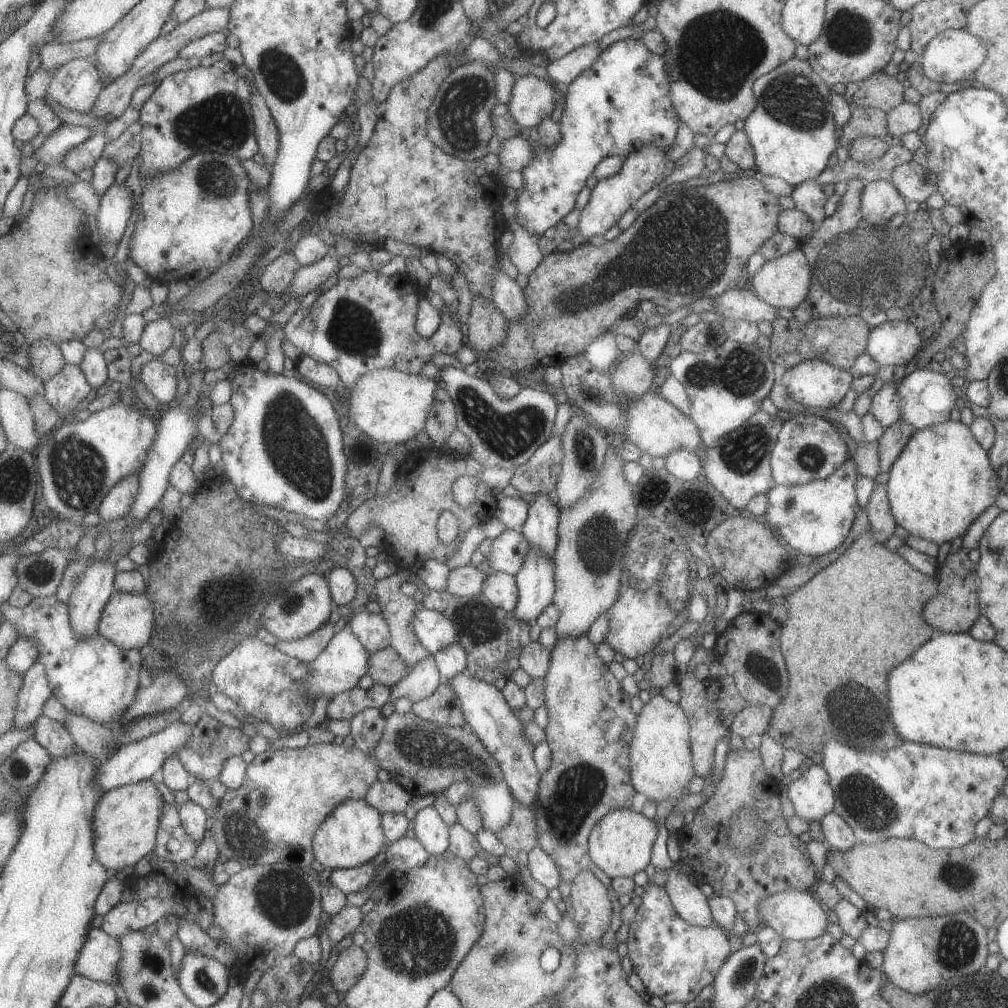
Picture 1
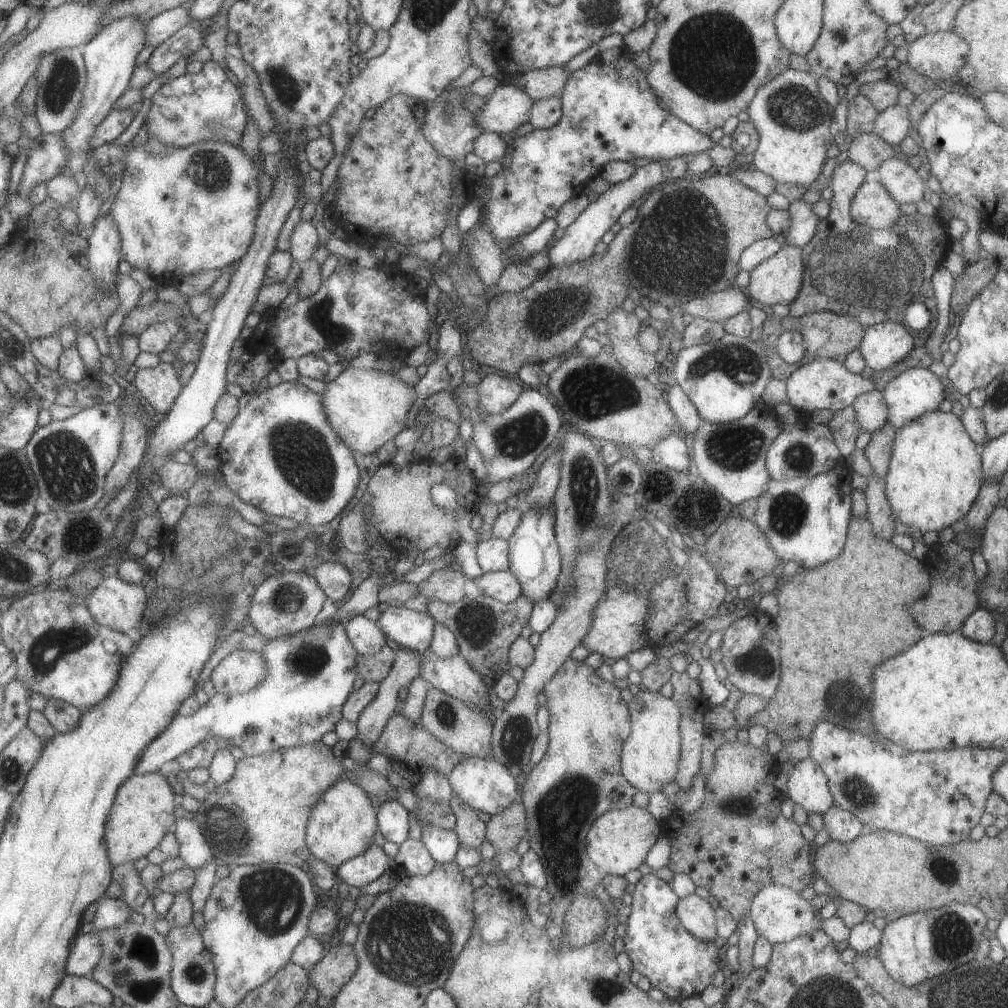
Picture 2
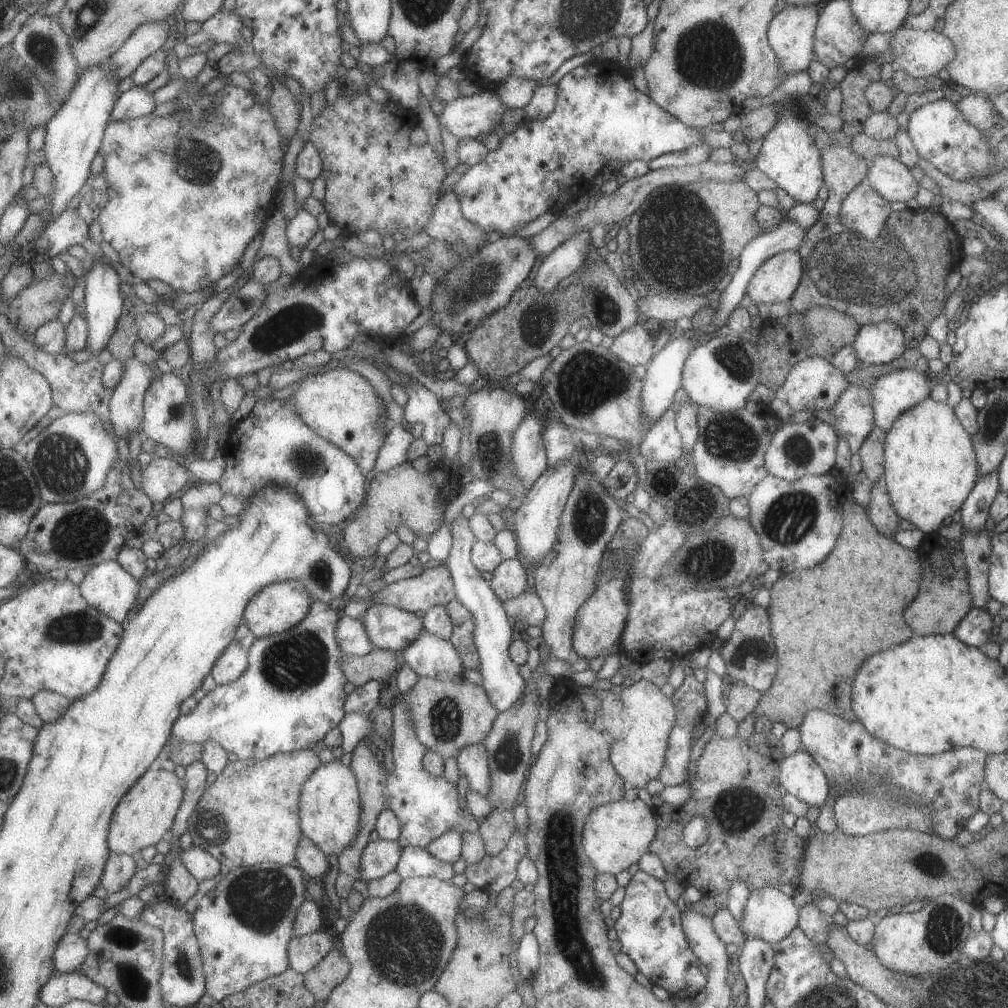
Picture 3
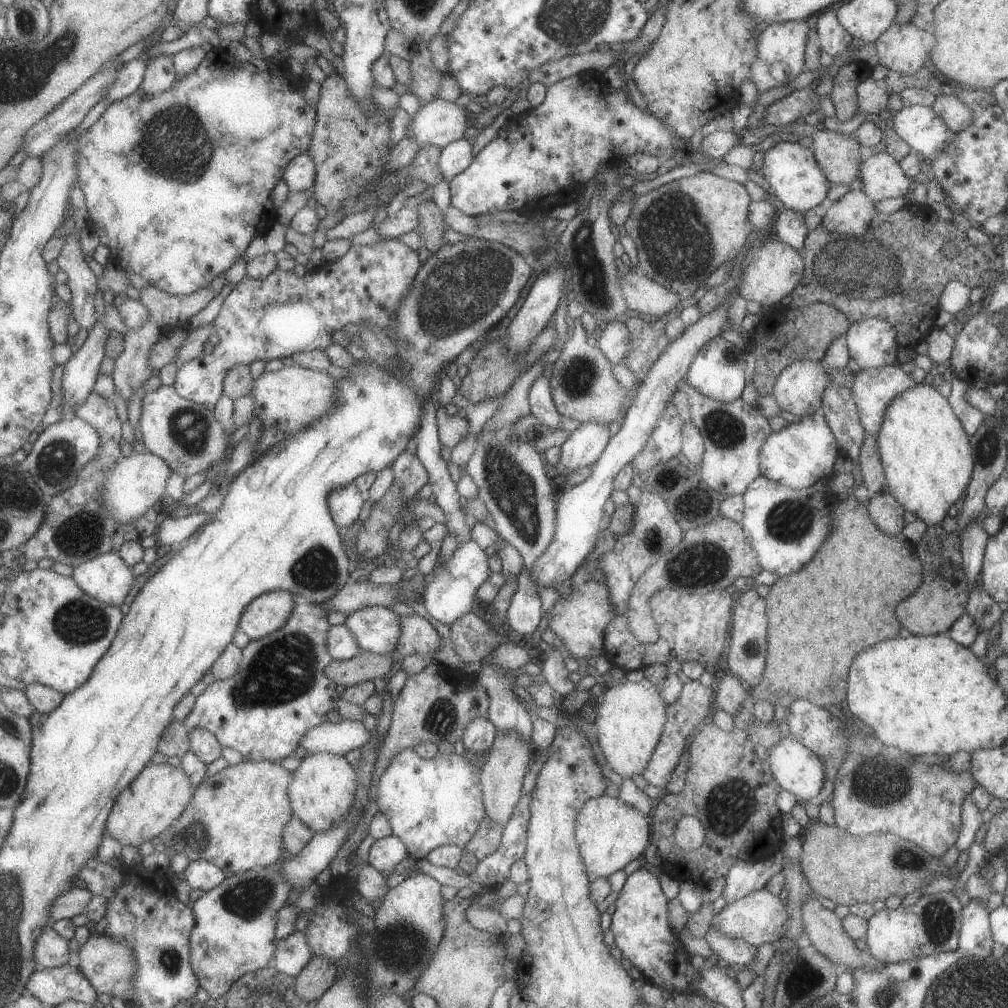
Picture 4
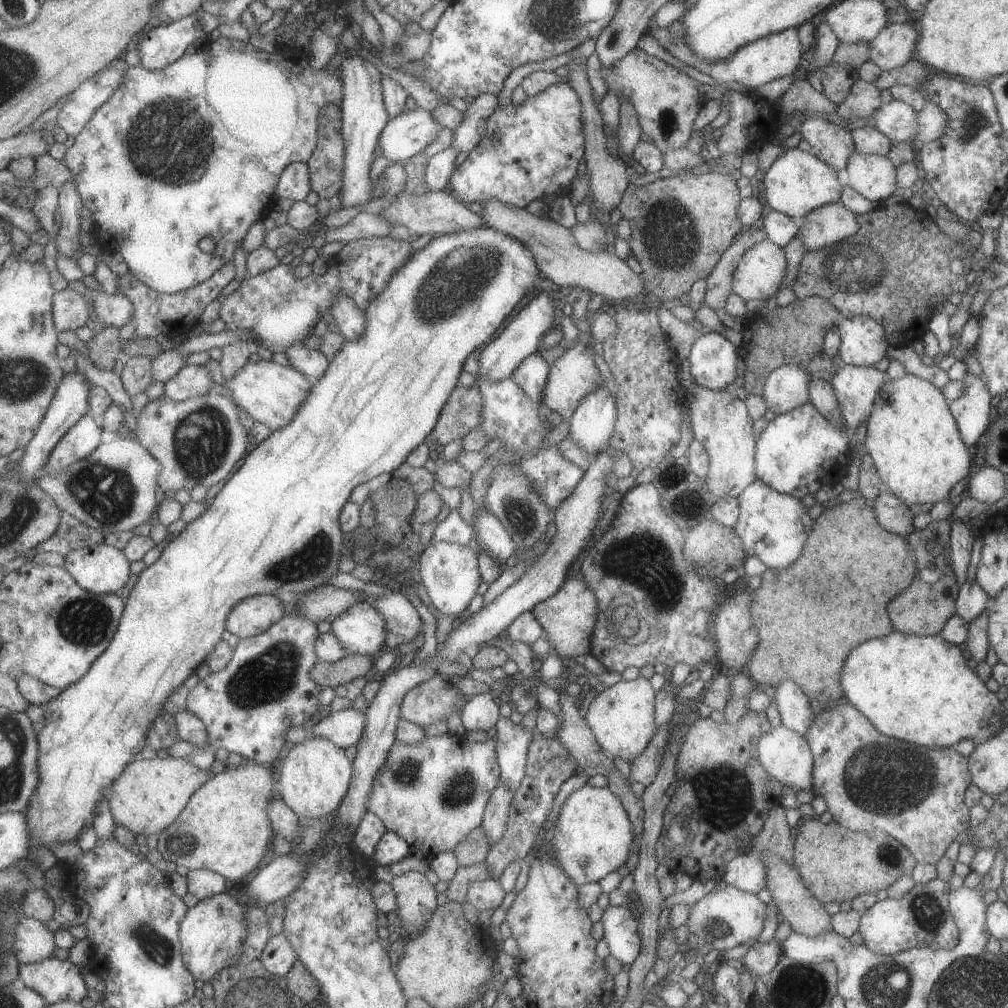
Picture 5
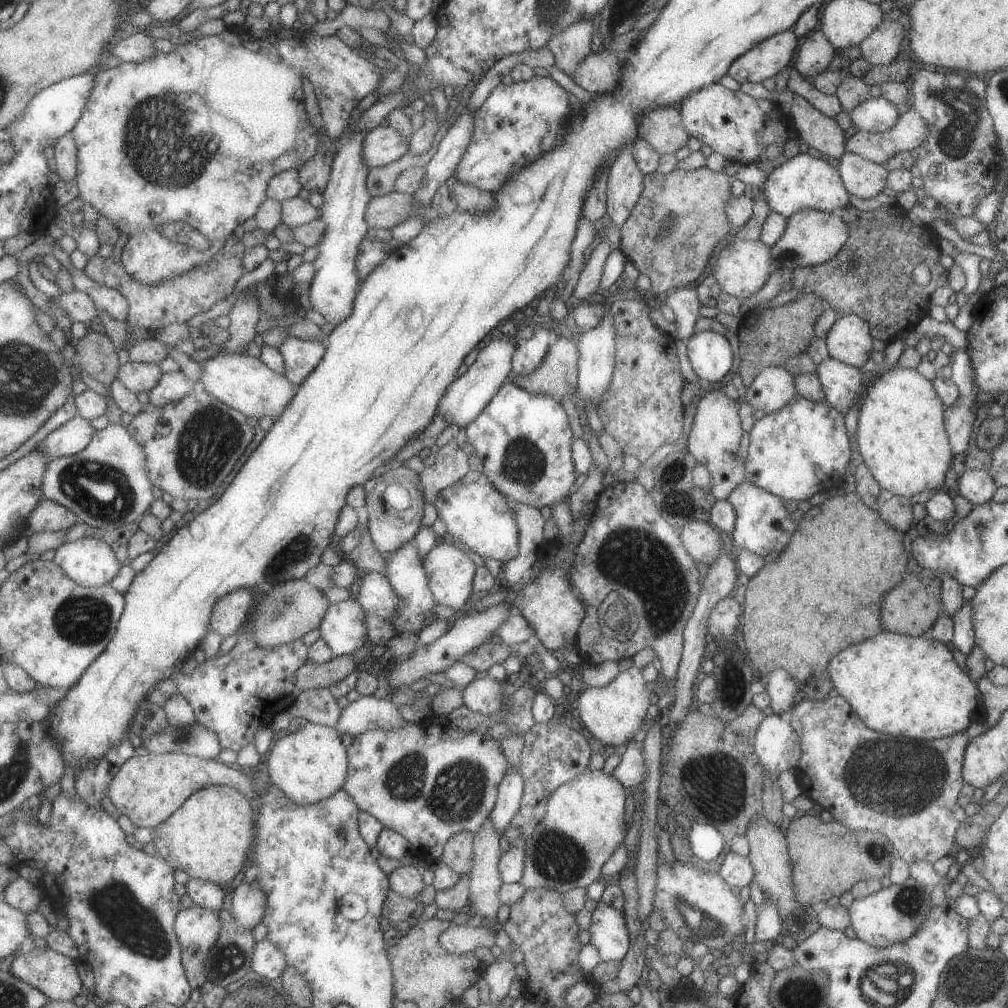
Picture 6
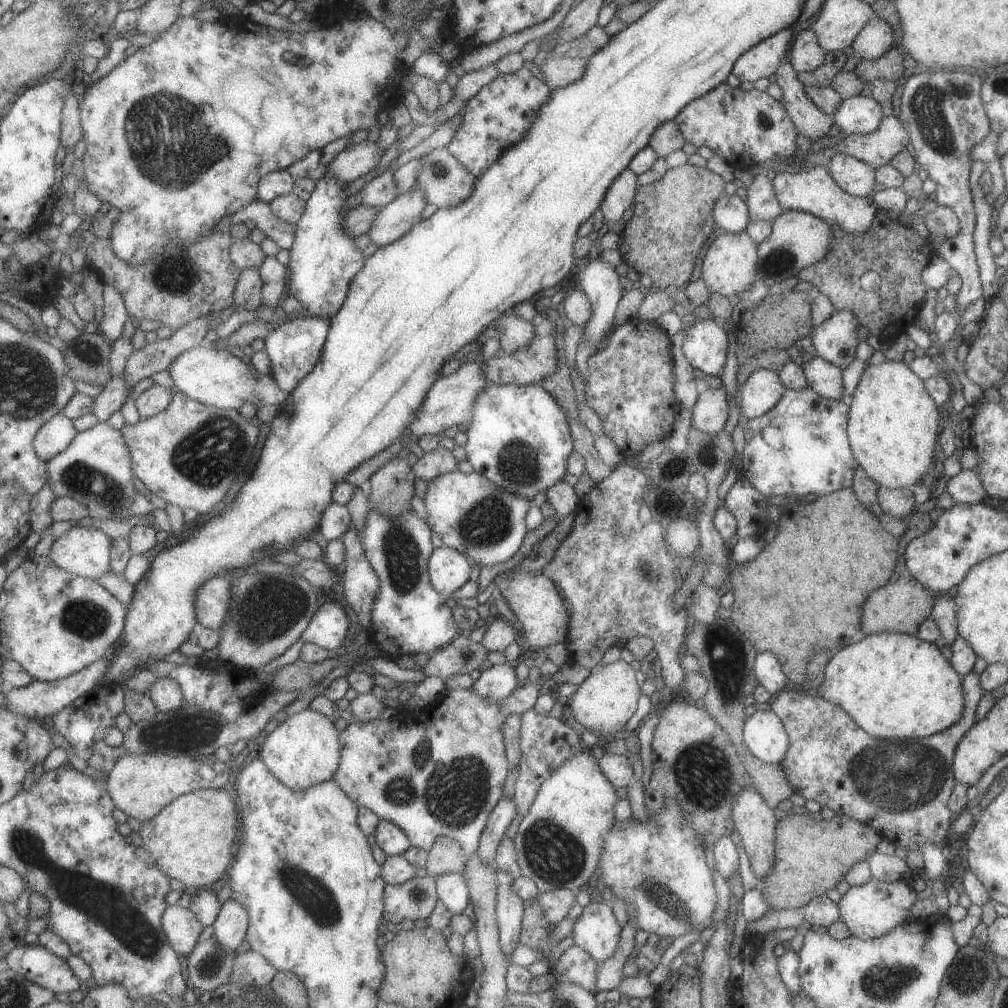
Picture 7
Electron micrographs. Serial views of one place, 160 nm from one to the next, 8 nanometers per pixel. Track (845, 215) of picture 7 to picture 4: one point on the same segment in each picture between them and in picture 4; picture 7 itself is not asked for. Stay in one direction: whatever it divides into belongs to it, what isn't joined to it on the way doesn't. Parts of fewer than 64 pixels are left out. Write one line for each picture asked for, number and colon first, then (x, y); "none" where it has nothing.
4: (789, 169)
5: (796, 183)
6: (803, 182)

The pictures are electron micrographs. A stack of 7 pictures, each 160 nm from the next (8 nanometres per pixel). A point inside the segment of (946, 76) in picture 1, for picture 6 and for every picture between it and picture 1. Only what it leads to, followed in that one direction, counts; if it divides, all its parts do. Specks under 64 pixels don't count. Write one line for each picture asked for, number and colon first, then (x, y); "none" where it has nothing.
2: (937, 55)
3: (919, 53)
4: (904, 48)
5: (895, 44)
6: (882, 45)

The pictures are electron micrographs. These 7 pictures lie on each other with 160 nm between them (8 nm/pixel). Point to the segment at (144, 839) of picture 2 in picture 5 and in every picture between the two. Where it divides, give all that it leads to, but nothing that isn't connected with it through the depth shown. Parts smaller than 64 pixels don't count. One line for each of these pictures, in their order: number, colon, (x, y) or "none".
3: (146, 815)
4: (155, 801)
5: (151, 794)

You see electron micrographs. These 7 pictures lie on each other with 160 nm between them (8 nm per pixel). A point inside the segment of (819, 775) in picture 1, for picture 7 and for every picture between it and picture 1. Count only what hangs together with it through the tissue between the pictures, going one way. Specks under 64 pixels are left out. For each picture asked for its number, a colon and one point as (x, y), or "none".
2: (807, 787)
3: (799, 774)
4: (797, 770)
5: (784, 754)
6: (776, 746)
7: (763, 734)

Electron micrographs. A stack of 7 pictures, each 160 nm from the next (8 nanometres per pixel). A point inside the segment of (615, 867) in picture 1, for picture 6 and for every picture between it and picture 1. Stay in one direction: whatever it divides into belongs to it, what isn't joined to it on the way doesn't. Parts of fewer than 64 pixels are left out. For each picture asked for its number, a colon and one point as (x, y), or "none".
2: (617, 841)
3: (615, 835)
4: (609, 834)
5: (592, 837)
6: (583, 824)

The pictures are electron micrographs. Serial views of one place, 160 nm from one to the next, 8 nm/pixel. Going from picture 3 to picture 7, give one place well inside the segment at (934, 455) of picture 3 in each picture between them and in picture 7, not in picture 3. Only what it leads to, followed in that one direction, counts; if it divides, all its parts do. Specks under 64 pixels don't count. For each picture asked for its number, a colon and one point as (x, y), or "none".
4: (927, 462)
5: (915, 448)
6: (900, 436)
7: (892, 425)

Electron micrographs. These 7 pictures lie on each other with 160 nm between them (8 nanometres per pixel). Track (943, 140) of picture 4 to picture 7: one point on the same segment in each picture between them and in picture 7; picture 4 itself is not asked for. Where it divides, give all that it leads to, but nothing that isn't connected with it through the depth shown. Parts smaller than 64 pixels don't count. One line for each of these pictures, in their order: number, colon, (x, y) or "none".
5: (895, 120)
6: (875, 115)
7: (860, 115)

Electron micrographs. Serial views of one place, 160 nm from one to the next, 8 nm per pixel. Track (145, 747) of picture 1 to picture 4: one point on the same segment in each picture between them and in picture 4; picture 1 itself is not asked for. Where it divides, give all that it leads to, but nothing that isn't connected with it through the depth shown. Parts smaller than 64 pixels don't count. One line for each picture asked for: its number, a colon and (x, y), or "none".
2: (312, 674)
3: (292, 695)
4: (281, 691)

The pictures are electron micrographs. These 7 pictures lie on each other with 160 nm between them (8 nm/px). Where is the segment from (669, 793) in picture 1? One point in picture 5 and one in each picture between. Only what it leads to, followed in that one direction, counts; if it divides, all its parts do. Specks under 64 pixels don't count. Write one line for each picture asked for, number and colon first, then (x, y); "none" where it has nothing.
2: (649, 757)
3: (637, 757)
4: (629, 717)
5: (620, 717)

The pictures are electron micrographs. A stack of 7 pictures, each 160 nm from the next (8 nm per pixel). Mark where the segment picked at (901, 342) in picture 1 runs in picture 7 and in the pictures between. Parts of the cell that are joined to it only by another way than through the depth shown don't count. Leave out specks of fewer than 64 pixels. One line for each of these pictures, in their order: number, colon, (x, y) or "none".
2: (887, 342)
3: (878, 343)
4: (871, 343)
5: (862, 342)
6: (848, 341)
7: (835, 340)

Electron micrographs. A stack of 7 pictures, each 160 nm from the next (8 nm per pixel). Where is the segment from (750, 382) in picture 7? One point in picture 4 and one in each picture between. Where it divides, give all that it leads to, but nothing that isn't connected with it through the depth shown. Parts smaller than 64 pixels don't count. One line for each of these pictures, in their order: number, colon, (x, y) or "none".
4: (797, 389)
5: (785, 388)
6: (771, 390)

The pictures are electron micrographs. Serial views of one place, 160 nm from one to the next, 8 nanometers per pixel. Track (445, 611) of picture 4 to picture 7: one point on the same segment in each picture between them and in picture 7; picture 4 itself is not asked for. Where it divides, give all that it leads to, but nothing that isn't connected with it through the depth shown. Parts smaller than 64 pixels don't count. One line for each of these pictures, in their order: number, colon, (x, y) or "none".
5: (448, 571)
6: (450, 572)
7: (448, 569)

